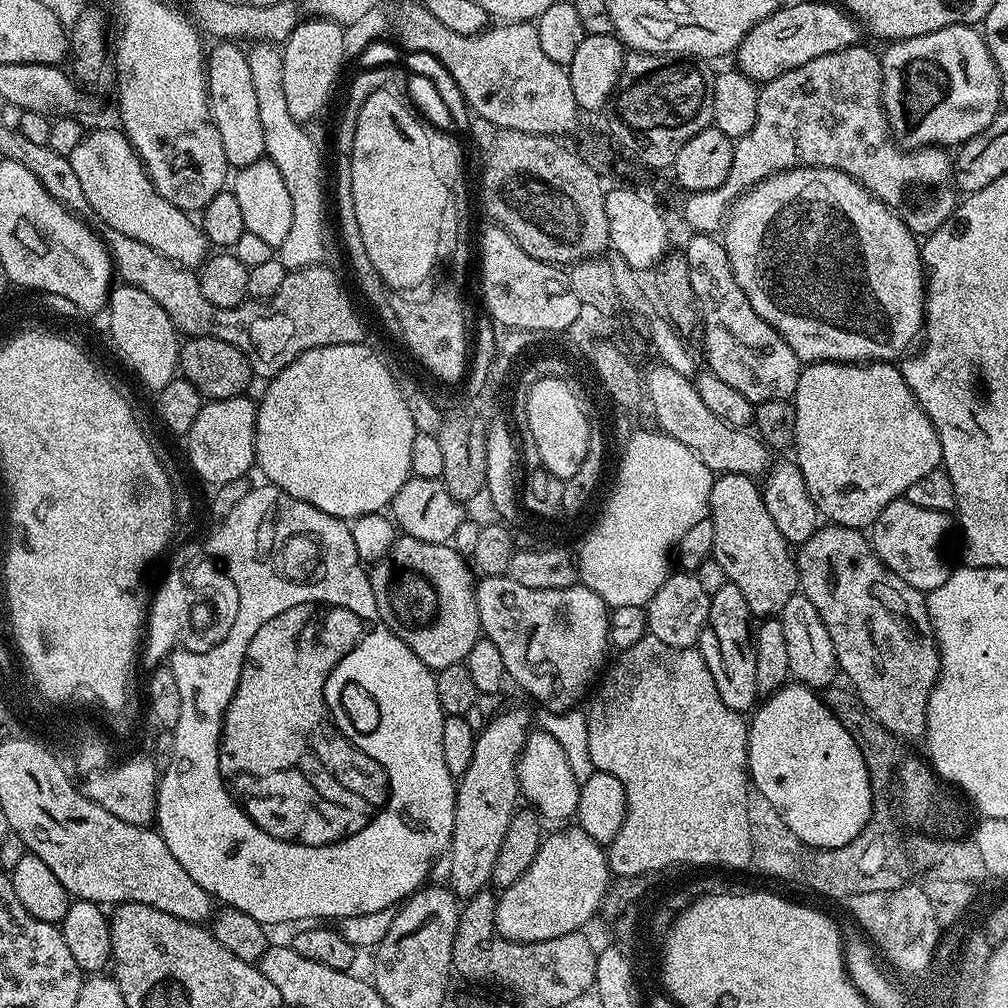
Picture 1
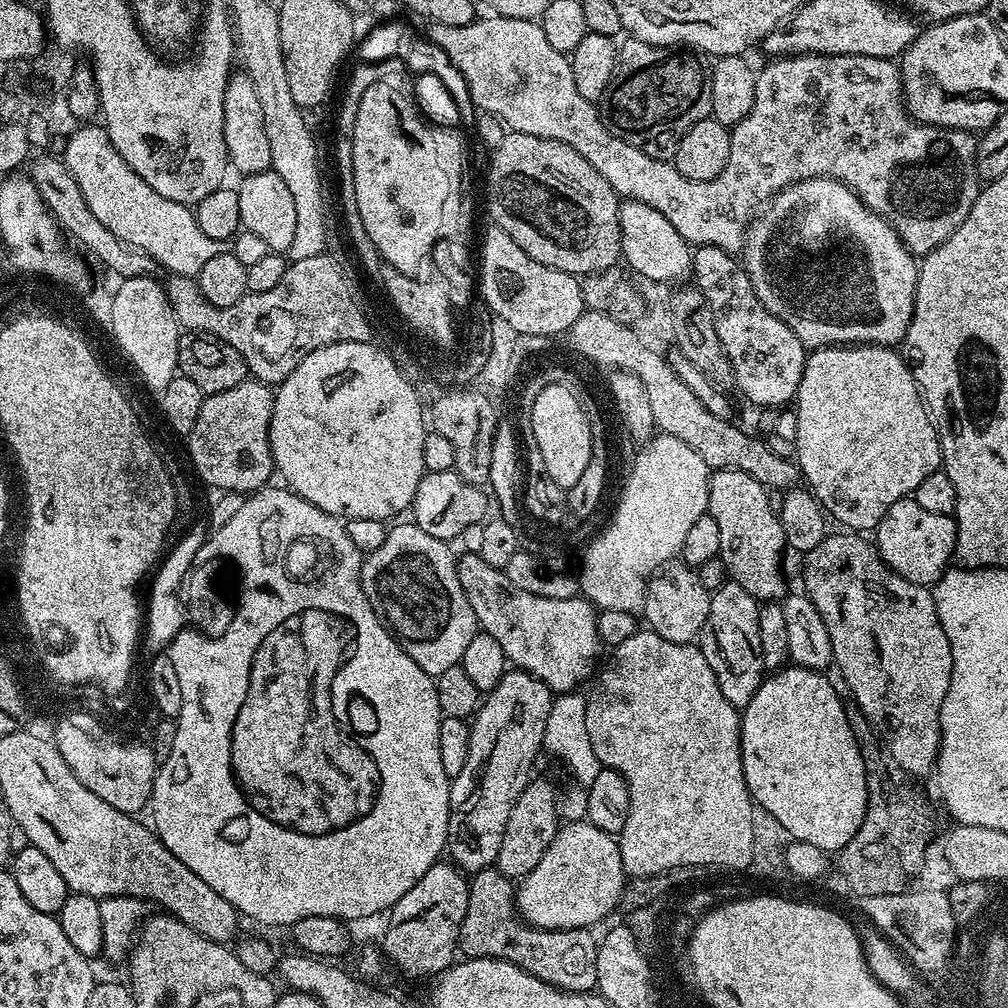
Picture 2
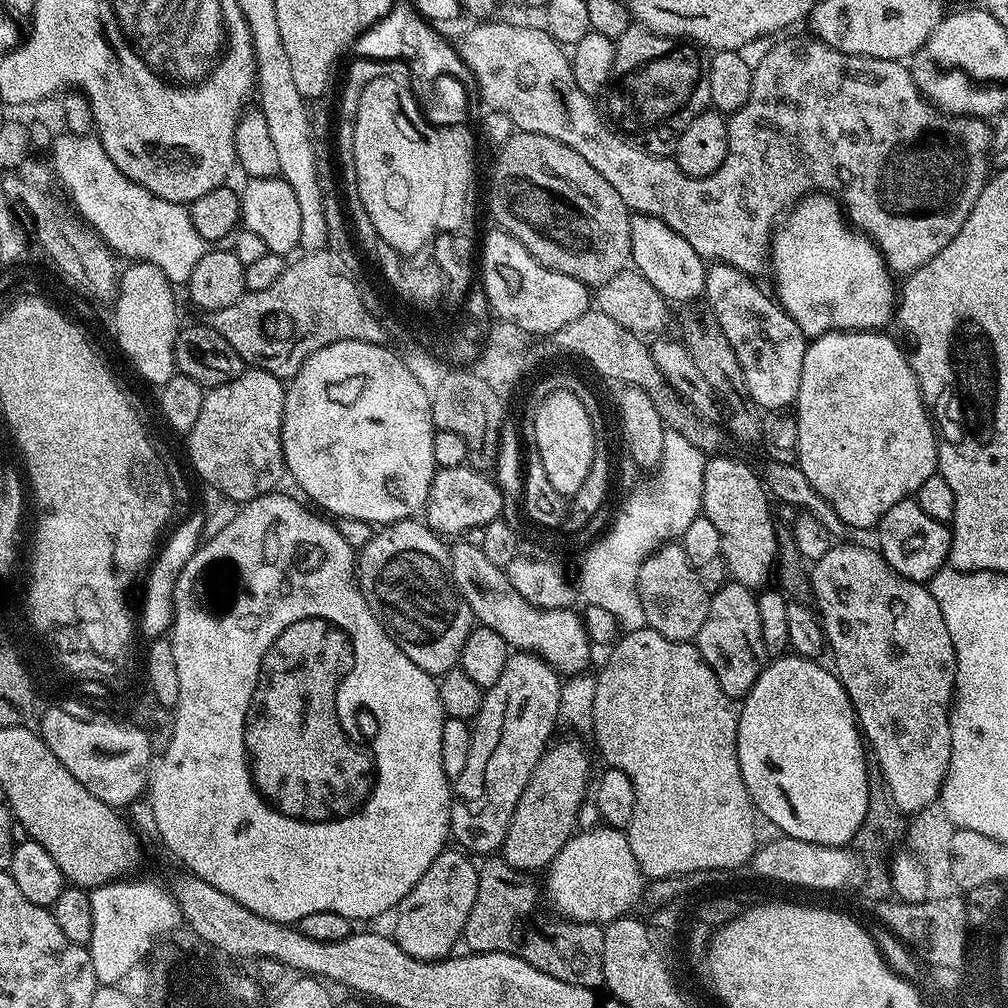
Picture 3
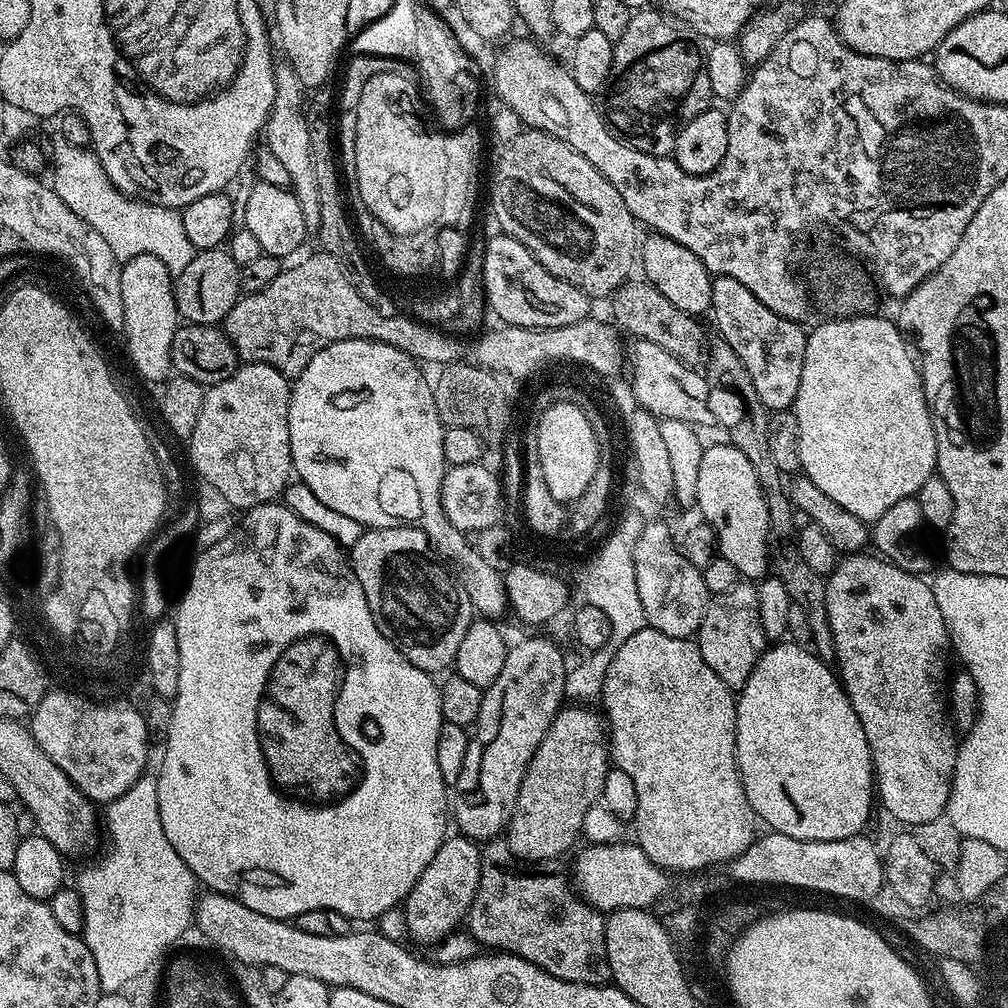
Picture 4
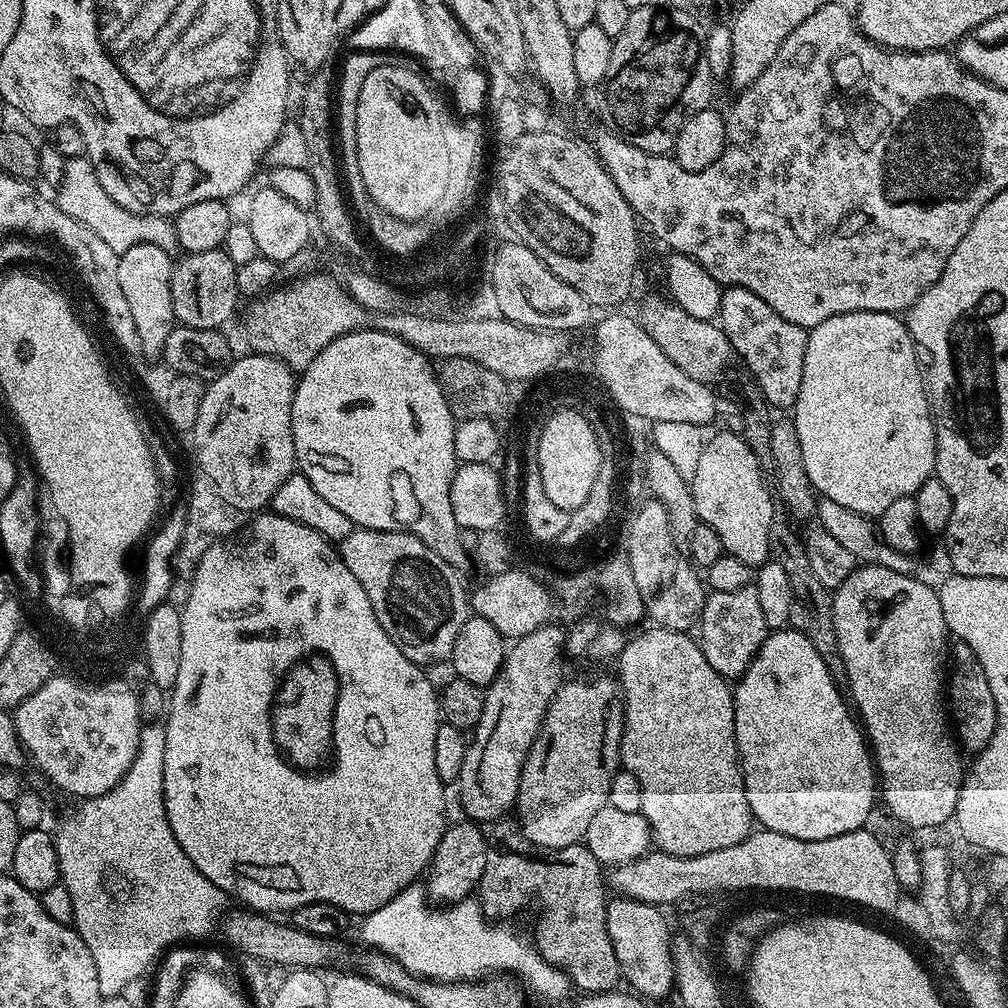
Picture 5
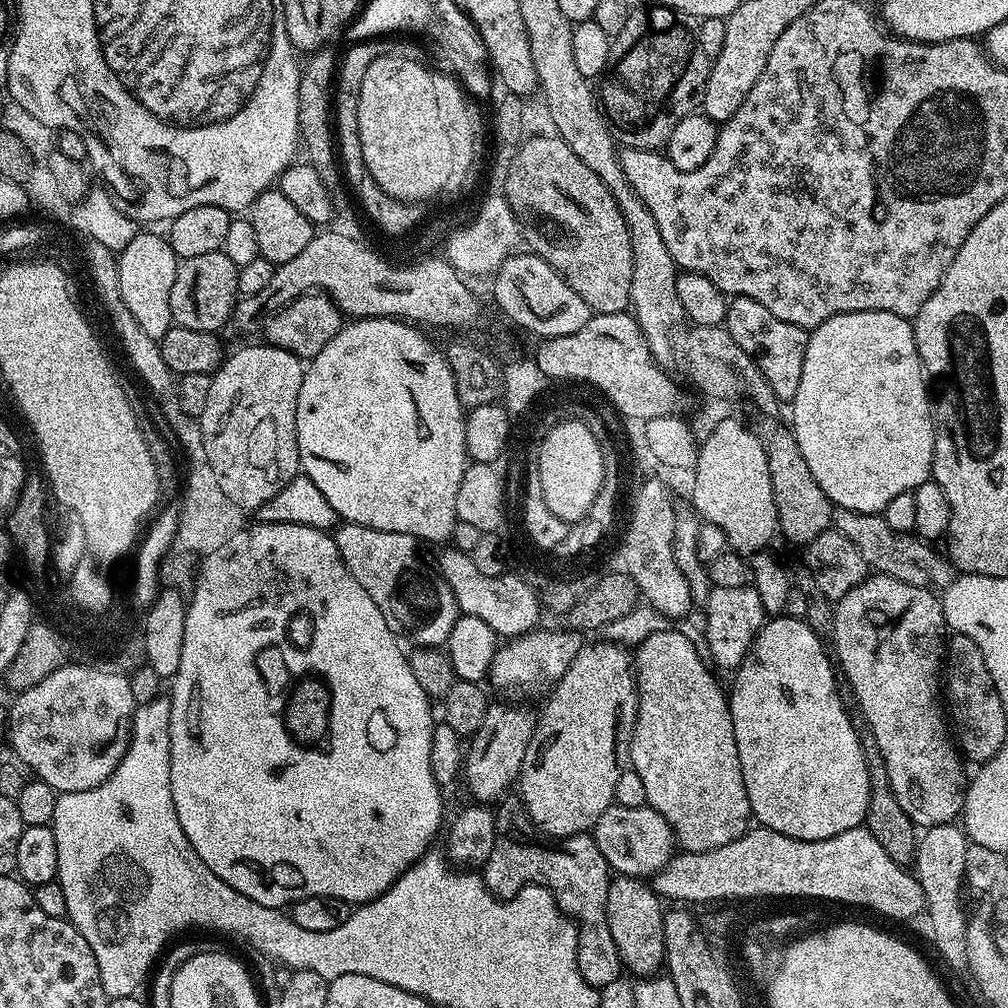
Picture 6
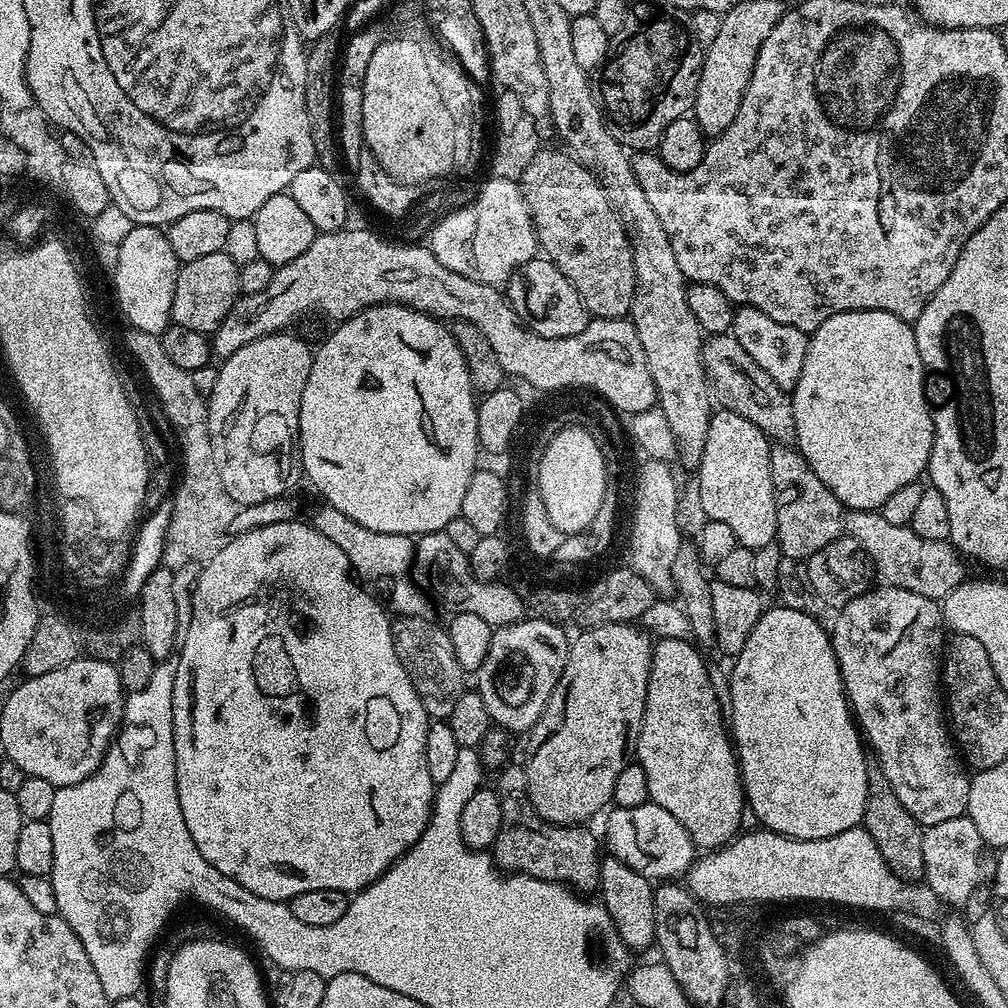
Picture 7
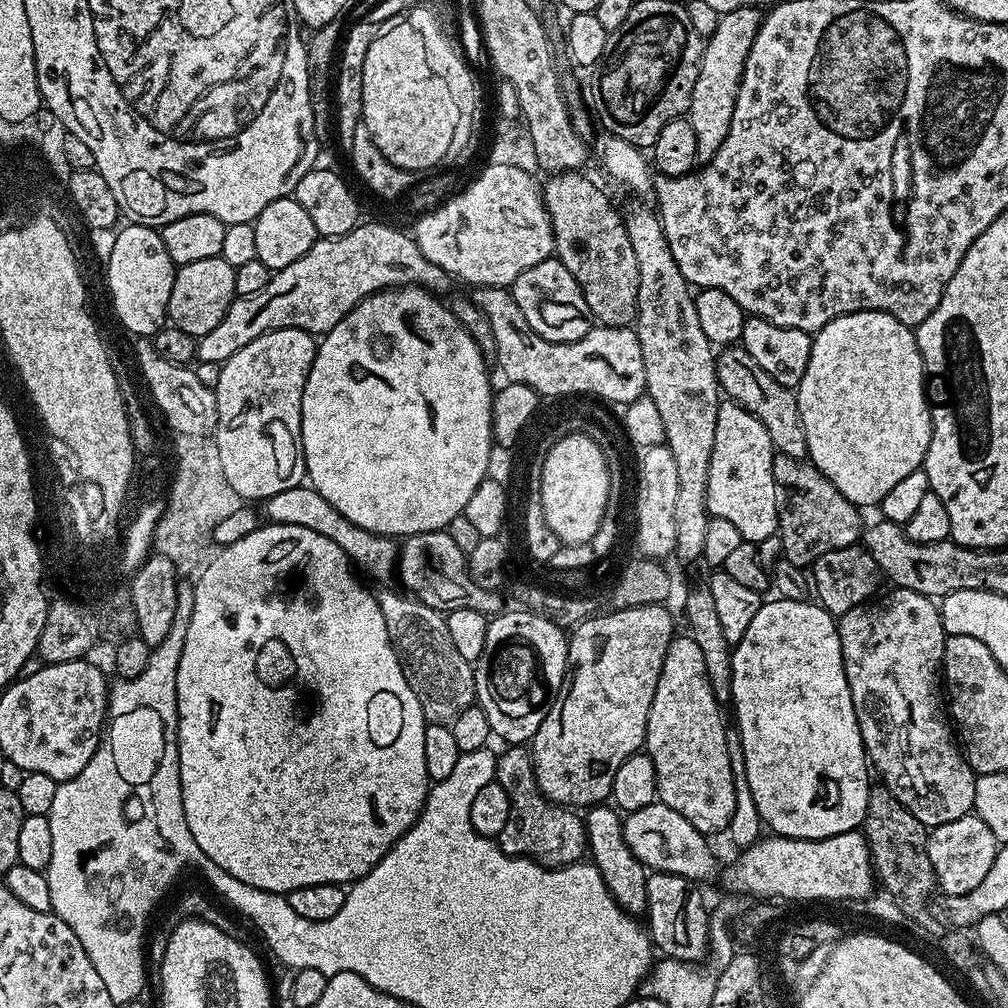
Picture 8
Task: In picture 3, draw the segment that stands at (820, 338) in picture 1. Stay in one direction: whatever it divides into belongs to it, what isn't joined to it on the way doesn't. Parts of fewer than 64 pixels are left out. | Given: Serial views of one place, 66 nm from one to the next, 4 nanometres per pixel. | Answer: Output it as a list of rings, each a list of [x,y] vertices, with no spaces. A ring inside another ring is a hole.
[[[813,194],[799,200],[777,223],[770,245],[770,273],[776,283],[775,299],[802,329],[805,337],[824,336],[827,332],[884,330],[894,320],[898,307],[898,284],[895,284],[883,254],[876,243],[846,219],[840,201],[827,194]]]

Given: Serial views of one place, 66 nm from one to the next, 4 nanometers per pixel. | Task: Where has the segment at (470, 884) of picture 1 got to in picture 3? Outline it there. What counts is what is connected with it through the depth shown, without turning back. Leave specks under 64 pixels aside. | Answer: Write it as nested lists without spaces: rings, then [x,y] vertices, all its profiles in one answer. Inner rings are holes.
[[[518,650],[508,656],[501,677],[485,691],[483,704],[472,724],[469,762],[454,782],[452,813],[448,819],[451,839],[463,851],[484,858],[503,849],[514,806],[518,806],[518,798],[522,798],[522,790],[526,790],[526,782],[530,782],[530,774],[541,760],[541,754],[548,747],[550,736],[559,723],[561,686],[562,678],[555,668],[540,656]]]

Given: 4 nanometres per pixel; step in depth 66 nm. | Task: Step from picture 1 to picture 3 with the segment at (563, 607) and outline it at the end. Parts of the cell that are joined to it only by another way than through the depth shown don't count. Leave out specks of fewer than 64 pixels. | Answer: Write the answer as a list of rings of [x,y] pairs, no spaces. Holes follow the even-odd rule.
[[[465,542],[456,543],[459,544],[451,545],[450,548],[450,571],[452,573],[452,580],[458,586],[462,598],[466,598],[473,617],[475,617],[483,627],[502,634],[502,638],[508,643],[509,649],[540,656],[541,659],[545,660],[549,666],[555,668],[560,674],[580,674],[587,669],[584,667],[587,666],[588,659],[592,656],[594,645],[586,634],[584,618],[579,611],[573,610],[572,608],[534,607],[530,602],[526,602],[526,598],[522,598],[522,594],[518,594],[518,590],[514,590],[507,571],[498,566],[494,566],[494,562],[490,562],[490,558],[486,558],[486,554],[482,554],[480,548],[475,548]]]

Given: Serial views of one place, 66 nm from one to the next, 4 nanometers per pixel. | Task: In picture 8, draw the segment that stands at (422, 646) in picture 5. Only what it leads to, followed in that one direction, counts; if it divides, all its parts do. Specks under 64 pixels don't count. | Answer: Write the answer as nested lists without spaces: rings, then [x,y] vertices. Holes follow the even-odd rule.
[[[311,486],[291,488],[282,490],[282,494],[274,494],[269,500],[263,501],[262,516],[265,521],[274,524],[306,526],[318,534],[326,534],[326,538],[338,542],[338,546],[348,553],[349,561],[361,573],[364,571],[366,575],[373,576],[376,580],[386,579],[391,572],[393,575],[397,567],[398,544],[395,539],[380,536],[377,532],[352,524],[345,516],[338,514],[338,510],[334,510],[334,506],[330,506],[330,502],[326,502],[326,498],[322,498],[322,494],[318,494]]]

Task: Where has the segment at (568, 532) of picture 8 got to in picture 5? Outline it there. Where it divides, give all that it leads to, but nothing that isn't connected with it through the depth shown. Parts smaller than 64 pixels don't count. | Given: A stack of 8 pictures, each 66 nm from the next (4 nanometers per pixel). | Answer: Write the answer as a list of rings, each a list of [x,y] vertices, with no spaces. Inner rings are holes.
[[[561,407],[559,411],[553,411],[542,426],[536,460],[542,474],[543,489],[551,502],[566,512],[582,506],[594,486],[594,478],[598,478],[600,465],[598,438],[594,438],[594,430],[584,414],[575,407]]]

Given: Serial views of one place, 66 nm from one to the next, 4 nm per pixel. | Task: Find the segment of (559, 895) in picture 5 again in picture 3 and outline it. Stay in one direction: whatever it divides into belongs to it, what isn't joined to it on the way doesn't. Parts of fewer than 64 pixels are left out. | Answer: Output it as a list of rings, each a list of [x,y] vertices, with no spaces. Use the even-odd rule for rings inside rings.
[[[492,854],[478,868],[478,898],[474,898],[474,907],[466,918],[466,926],[462,937],[463,943],[469,944],[472,952],[505,952],[514,954],[530,966],[558,978],[562,982],[570,982],[574,986],[586,986],[599,989],[604,983],[602,970],[602,946],[604,945],[604,928],[599,924],[587,924],[584,921],[547,916],[540,909],[542,892],[536,889],[531,875],[519,872],[510,866],[499,855]]]

